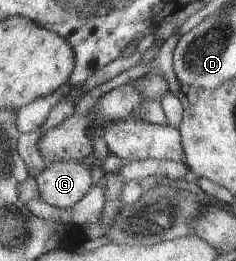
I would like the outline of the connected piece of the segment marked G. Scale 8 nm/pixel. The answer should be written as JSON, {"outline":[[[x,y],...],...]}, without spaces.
{"outline":[[[59,160],[46,166],[37,176],[39,199],[59,208],[72,208],[91,188],[91,167],[83,162]]]}

